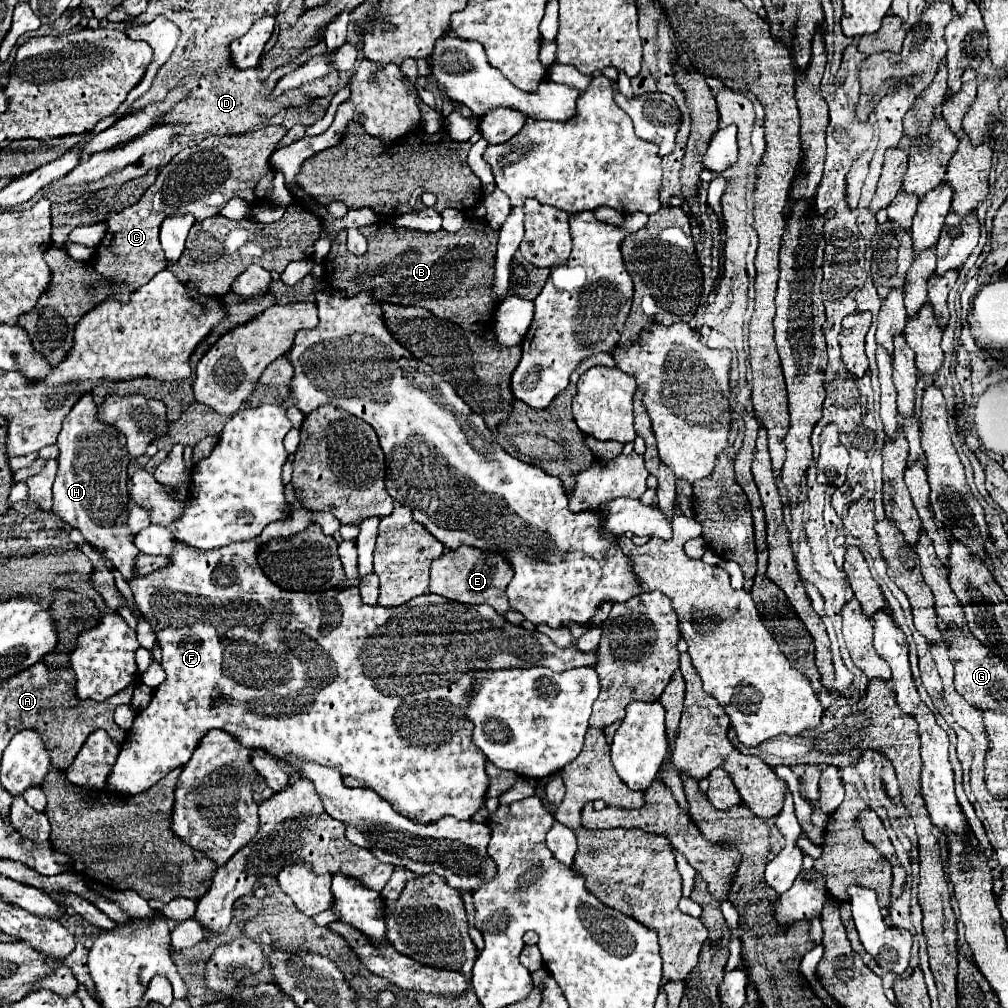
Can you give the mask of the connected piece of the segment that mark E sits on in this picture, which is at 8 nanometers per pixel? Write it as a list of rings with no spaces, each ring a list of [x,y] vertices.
[[[459,546],[457,550],[447,552],[437,560],[433,560],[429,592],[463,604],[489,604],[499,614],[505,614],[511,610],[505,596],[505,588],[511,582],[511,578],[513,578],[513,570],[509,562],[503,560],[501,556],[495,556],[493,552],[475,550],[471,546]]]

